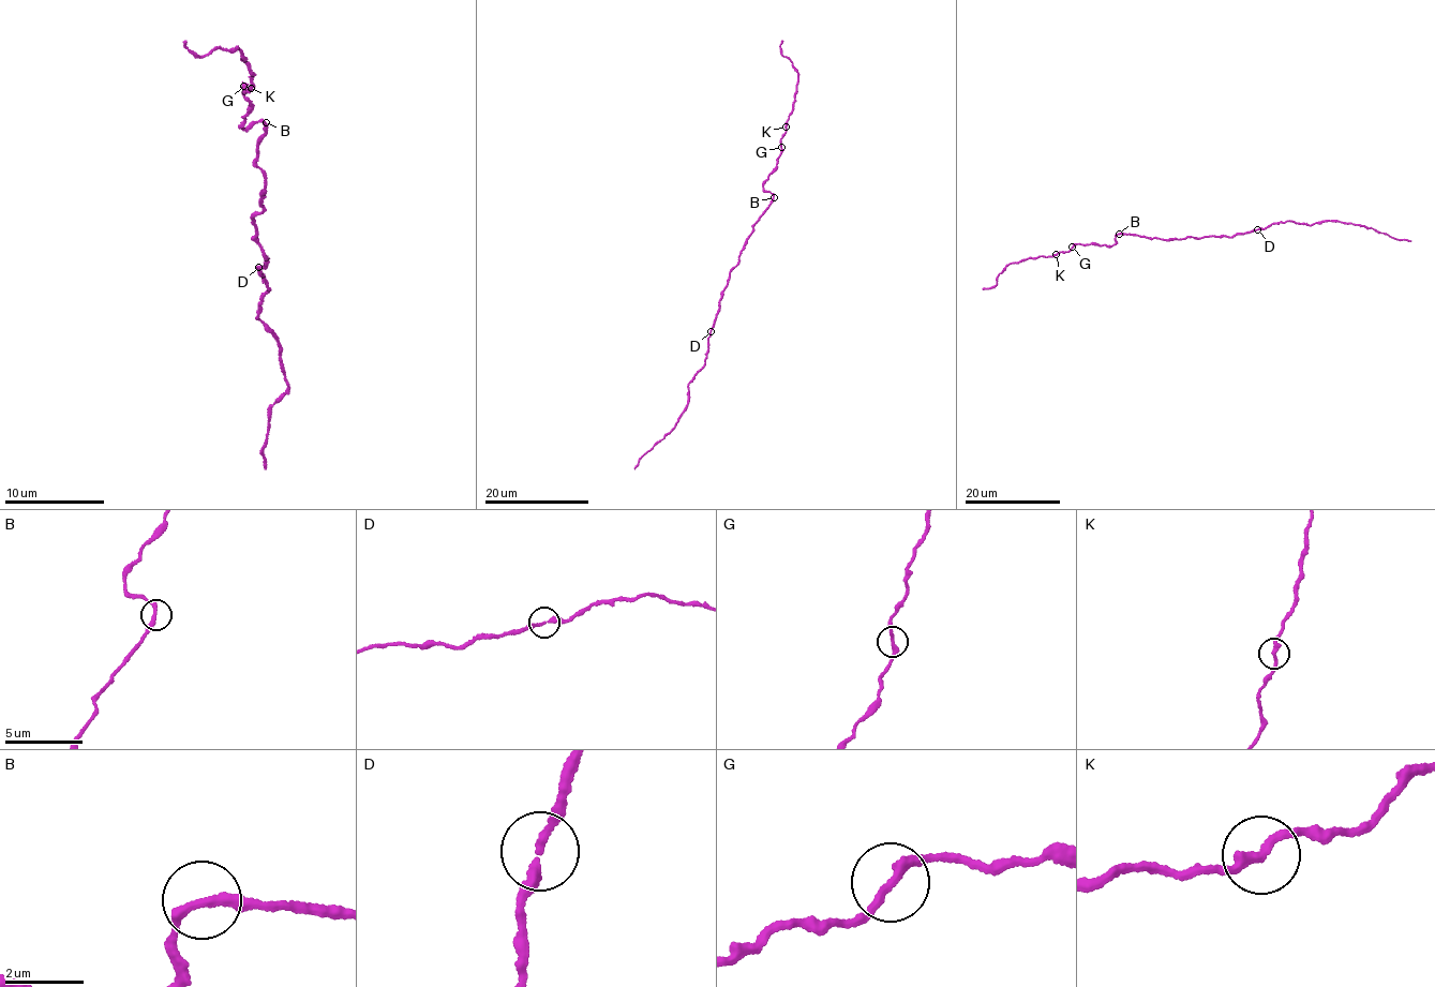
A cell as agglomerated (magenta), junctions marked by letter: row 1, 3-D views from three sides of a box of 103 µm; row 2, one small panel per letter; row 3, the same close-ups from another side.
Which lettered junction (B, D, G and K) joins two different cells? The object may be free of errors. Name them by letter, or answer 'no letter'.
no letter

